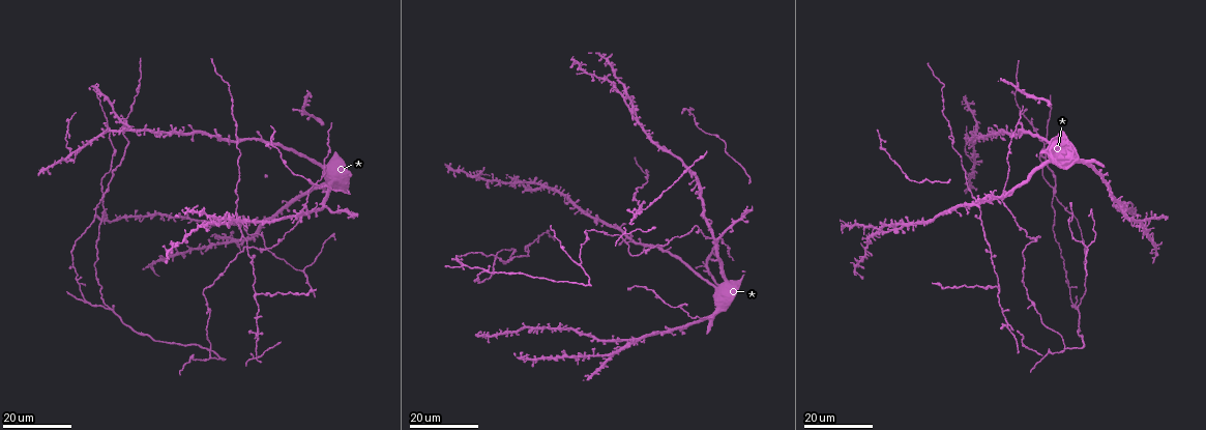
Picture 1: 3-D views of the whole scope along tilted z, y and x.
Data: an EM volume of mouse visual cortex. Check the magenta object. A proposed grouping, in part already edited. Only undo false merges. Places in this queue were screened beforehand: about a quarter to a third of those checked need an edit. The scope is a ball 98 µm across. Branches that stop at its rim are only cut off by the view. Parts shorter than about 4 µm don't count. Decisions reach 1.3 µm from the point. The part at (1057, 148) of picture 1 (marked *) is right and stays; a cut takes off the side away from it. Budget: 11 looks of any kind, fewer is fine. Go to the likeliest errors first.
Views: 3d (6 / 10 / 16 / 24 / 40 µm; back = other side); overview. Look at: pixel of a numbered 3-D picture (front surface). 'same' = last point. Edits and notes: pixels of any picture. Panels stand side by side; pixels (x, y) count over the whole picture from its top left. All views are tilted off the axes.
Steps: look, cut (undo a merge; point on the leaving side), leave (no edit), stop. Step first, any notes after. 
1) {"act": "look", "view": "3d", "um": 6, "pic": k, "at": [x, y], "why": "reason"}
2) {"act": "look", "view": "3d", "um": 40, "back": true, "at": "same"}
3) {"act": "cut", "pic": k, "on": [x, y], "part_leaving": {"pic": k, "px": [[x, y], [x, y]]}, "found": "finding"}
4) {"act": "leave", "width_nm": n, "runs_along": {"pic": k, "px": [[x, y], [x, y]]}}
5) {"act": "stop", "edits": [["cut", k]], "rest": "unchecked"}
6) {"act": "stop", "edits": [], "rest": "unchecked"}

{"act": "look", "view": "3d", "um": 16, "pic": 1, "at": [633, 215], "why": "four or more arms meet"}

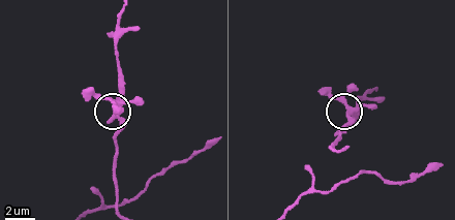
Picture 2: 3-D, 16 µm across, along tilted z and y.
{"act": "look", "view": "3d", "um": 10, "pic": 2, "at": [346, 107]}

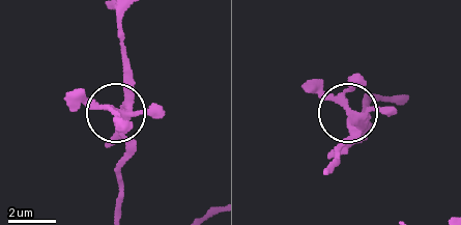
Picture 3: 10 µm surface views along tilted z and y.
{"act": "leave", "arms": 5, "found": "all the same neuron"}

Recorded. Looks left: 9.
{"act": "look", "view": "3d", "um": 16, "pic": 1, "at": [993, 257], "why": "three arms meet"}

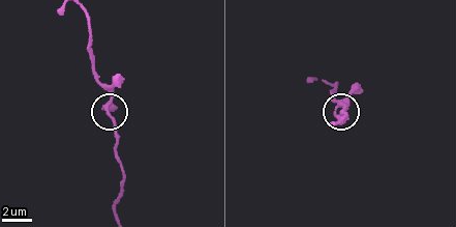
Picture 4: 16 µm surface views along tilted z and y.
{"act": "look", "view": "3d", "um": 6, "pic": 4, "at": [109, 103]}

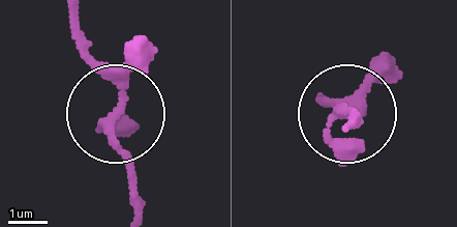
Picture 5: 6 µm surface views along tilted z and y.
{"act": "leave", "found": "continuous, no second neuron"}

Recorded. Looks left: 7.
{"act": "look", "view": "3d", "um": 16, "pic": 1, "at": [303, 268], "why": "branch point"}

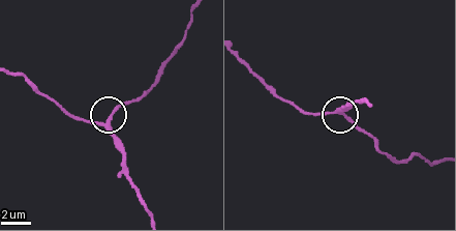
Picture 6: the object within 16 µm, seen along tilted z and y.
{"act": "look", "view": "3d", "um": 10, "pic": 6, "at": [108, 122]}

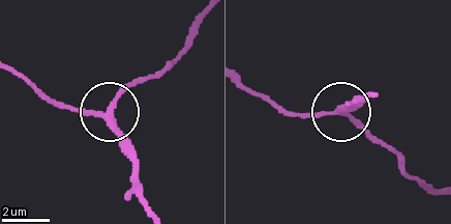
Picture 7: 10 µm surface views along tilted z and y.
{"act": "leave", "arms": 3, "found": "one neuron here"}

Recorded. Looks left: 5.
{"act": "look", "view": "3d", "um": 16, "pic": 1, "at": [257, 296], "why": "three arms meet"}

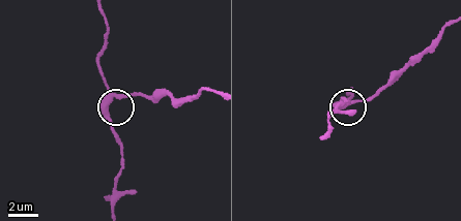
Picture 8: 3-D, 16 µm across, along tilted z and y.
{"act": "look", "view": "3d", "um": 10, "pic": 8, "at": [113, 97], "why": "closer look"}

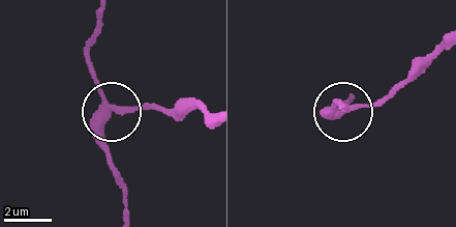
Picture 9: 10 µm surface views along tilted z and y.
{"act": "look", "view": "3d", "um": 10, "back": true, "pic": 9, "at": [114, 112]}

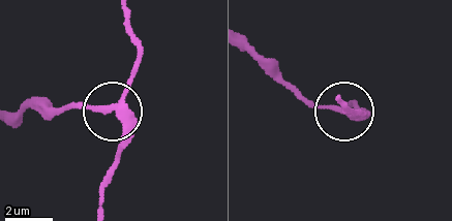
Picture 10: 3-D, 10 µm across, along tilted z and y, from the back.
{"act": "cut", "pic": 10, "on": [84, 105], "width_nm": 260, "part_leaving": {"pic": 10, "px": [[115, 105], [30, 104], [14, 113]]}, "found": "two neurons meet here"}

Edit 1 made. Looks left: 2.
{"act": "stop", "edits": [["cut", 10]], "rest": "unchecked"}

